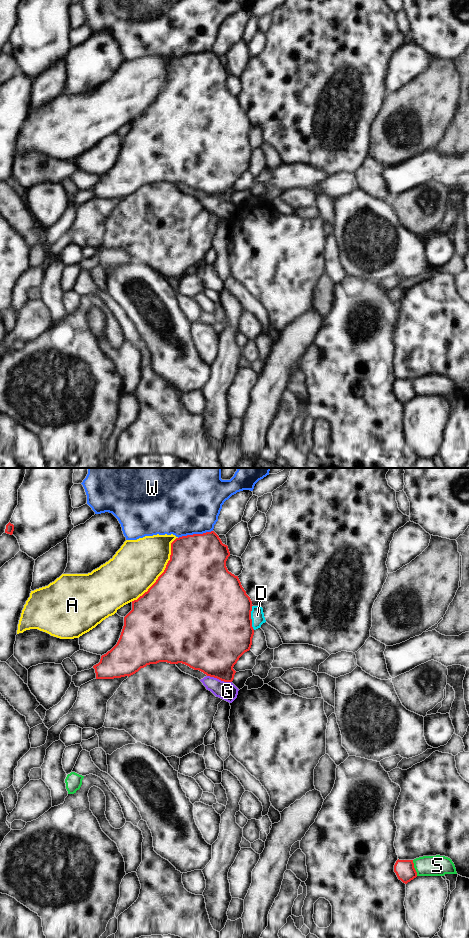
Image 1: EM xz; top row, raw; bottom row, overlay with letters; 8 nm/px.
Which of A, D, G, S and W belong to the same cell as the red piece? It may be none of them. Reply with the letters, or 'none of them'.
none of them

